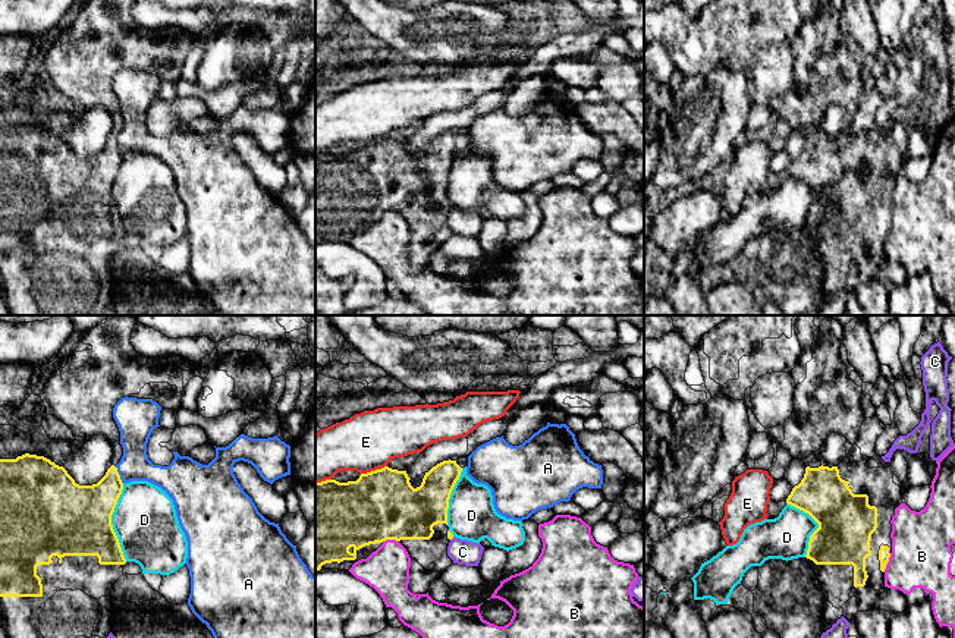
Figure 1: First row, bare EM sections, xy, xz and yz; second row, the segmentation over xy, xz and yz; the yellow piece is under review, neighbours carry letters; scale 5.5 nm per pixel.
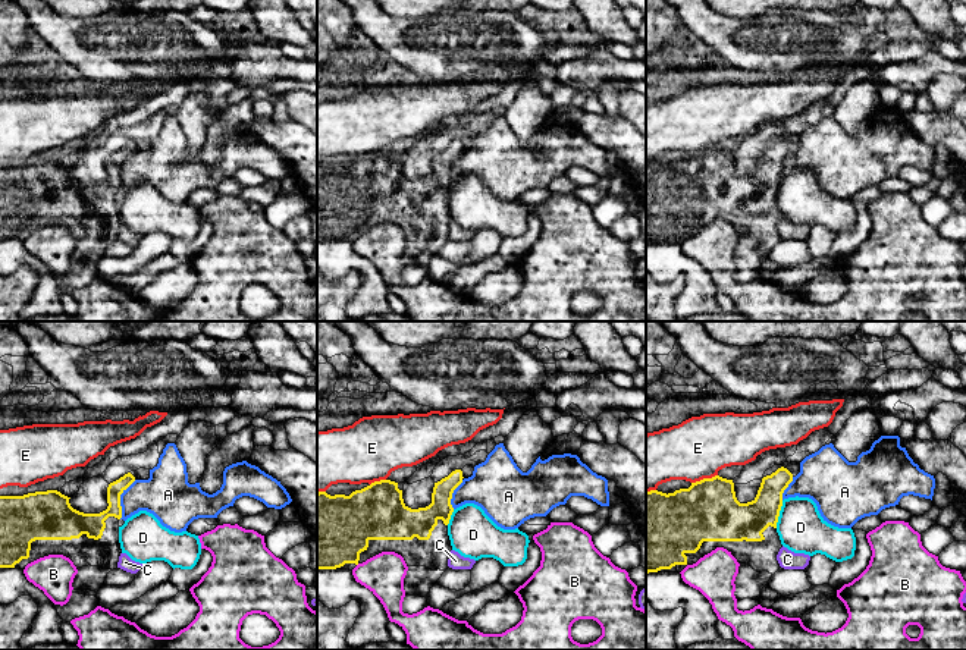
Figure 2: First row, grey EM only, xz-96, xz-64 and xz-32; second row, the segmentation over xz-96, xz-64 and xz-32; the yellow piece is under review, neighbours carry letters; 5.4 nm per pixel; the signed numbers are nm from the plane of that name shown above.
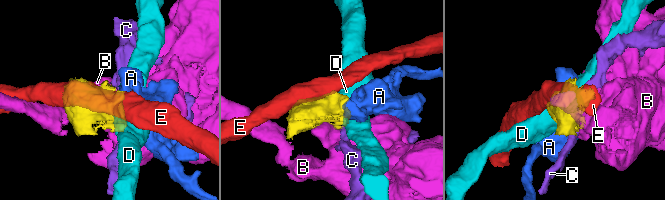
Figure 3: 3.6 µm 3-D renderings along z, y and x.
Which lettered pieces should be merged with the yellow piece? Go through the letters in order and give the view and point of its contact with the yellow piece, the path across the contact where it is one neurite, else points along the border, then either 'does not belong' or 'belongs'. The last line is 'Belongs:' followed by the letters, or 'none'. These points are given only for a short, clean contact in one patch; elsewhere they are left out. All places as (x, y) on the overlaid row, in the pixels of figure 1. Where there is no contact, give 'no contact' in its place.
A: contact xy (119, 475); border xy (115, 467), (123, 483); does not belong
B: contact yz (886, 562); does not belong
C: no contact; does not belong
D: contact xy (110, 522); does not belong
E: contact xz (373, 471); does not belong
Belongs: none

